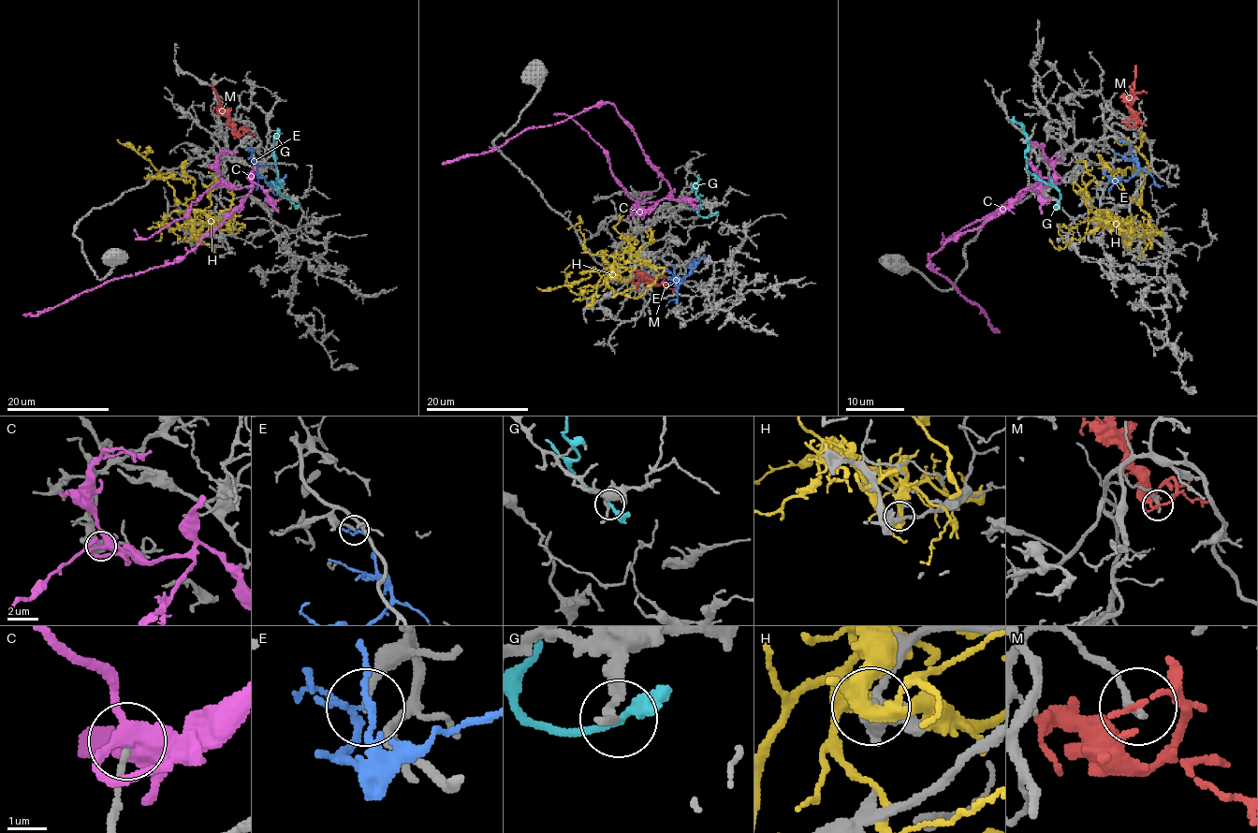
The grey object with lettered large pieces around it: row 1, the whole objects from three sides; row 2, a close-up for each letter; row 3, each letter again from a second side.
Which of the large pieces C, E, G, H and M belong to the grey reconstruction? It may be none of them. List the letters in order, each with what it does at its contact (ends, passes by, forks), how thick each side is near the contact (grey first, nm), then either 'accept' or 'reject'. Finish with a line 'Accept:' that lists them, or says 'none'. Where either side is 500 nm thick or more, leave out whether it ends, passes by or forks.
C: it forks; calibres 190 and 400 nm; reject
E: it forks; calibres 160 and 110 nm; accept
G: it passes by; calibres 260 and 200 nm; reject
H: it forks; calibres 360 and 280 nm; reject
M: it ends; calibres 240 and 160 nm; reject
Accept: E

